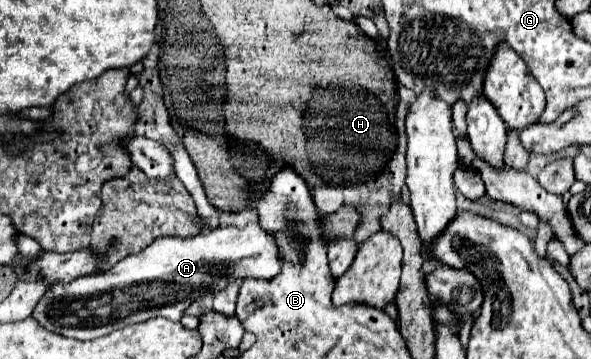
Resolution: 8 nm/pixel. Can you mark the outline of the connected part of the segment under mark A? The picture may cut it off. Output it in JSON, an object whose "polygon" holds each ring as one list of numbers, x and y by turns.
{"polygon":[[247,222,243,228,227,226,215,230,203,230,193,238,179,236,163,236,153,240,139,254,125,256,111,270,103,274,87,274,75,278,69,284,55,284,47,290,47,294,39,300,33,318,47,330,63,334,75,340,95,340,99,336,107,336,113,330,125,328,129,324,145,322,153,316,163,316,173,322,179,322,183,312,201,296,215,294,227,288,227,282,241,282,243,278,275,278,281,268,279,246,275,242,275,234,259,226,259,222]]}

